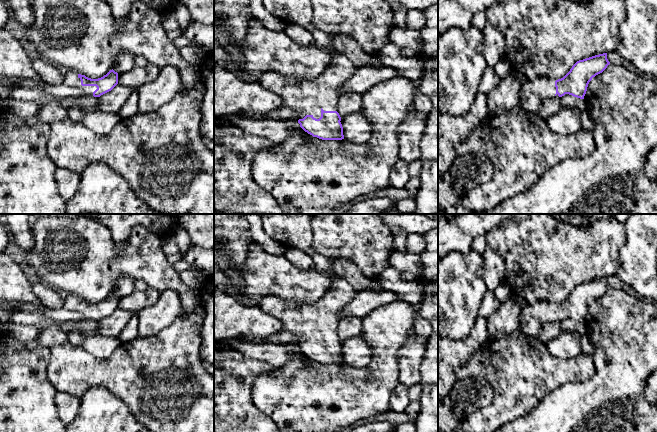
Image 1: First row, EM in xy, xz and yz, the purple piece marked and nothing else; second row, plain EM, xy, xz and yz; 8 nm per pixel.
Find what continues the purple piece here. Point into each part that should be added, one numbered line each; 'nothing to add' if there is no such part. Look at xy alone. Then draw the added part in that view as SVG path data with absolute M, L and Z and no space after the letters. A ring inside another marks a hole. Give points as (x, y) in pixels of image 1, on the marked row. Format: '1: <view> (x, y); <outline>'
1: xy (71, 79); M65 71L64 84L70 87L80 88L86 95L93 96L96 86L82 86L76 71Z

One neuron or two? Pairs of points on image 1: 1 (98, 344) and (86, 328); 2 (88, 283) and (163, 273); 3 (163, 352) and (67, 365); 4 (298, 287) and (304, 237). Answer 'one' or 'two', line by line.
1: two
2: one
3: one
4: two

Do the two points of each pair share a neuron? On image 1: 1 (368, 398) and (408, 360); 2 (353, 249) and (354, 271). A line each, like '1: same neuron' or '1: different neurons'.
1: different neurons
2: different neurons

